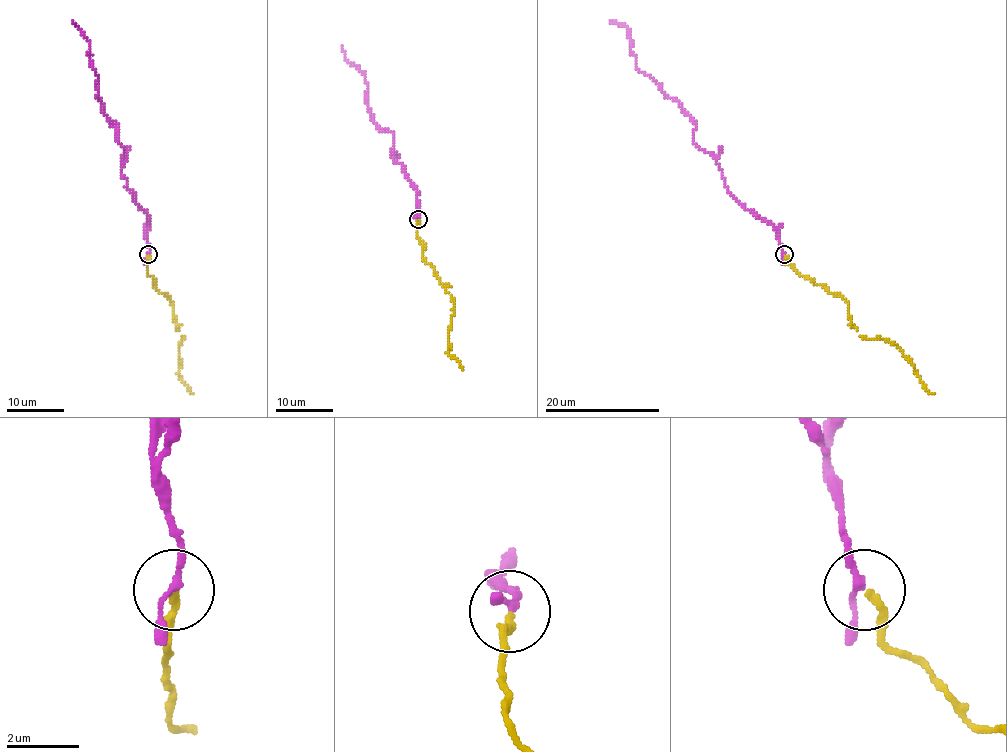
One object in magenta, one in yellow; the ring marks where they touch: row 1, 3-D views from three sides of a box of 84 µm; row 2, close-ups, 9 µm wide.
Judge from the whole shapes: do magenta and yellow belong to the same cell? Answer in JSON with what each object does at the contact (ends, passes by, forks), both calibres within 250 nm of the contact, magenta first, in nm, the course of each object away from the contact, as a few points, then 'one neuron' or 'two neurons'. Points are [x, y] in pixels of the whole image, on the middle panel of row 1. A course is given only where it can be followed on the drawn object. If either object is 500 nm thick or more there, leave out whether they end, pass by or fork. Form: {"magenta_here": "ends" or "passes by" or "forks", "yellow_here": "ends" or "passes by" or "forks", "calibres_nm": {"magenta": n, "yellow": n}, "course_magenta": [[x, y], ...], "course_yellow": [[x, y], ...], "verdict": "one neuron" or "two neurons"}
{"magenta_here": "passes by", "yellow_here": "ends", "calibres_nm": {"magenta": 160, "yellow": 200}, "course_magenta": [[417, 220], [417, 191], [391, 157], [393, 134], [373, 121], [366, 75], [344, 58], [341, 46]], "course_yellow": [[417, 220], [423, 258], [433, 267], [437, 278], [453, 299], [447, 352], [463, 369]], "verdict": "one neuron"}

